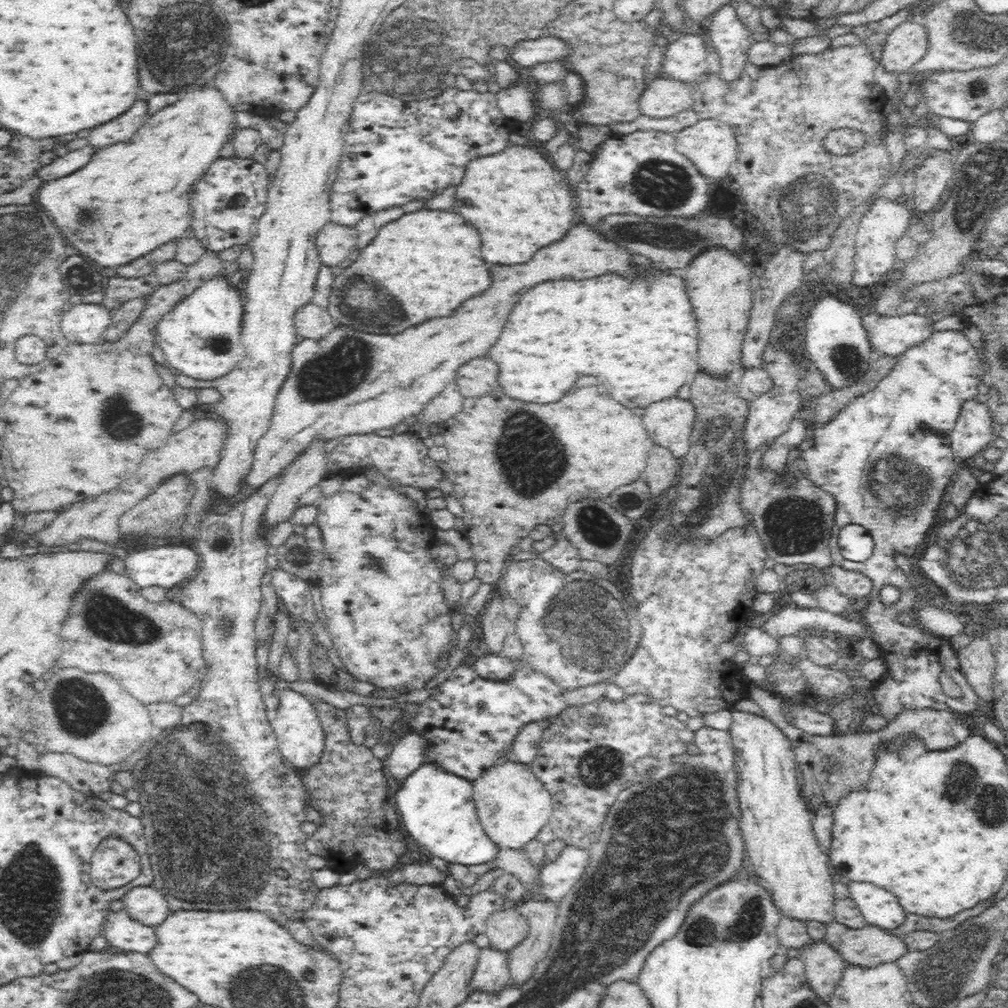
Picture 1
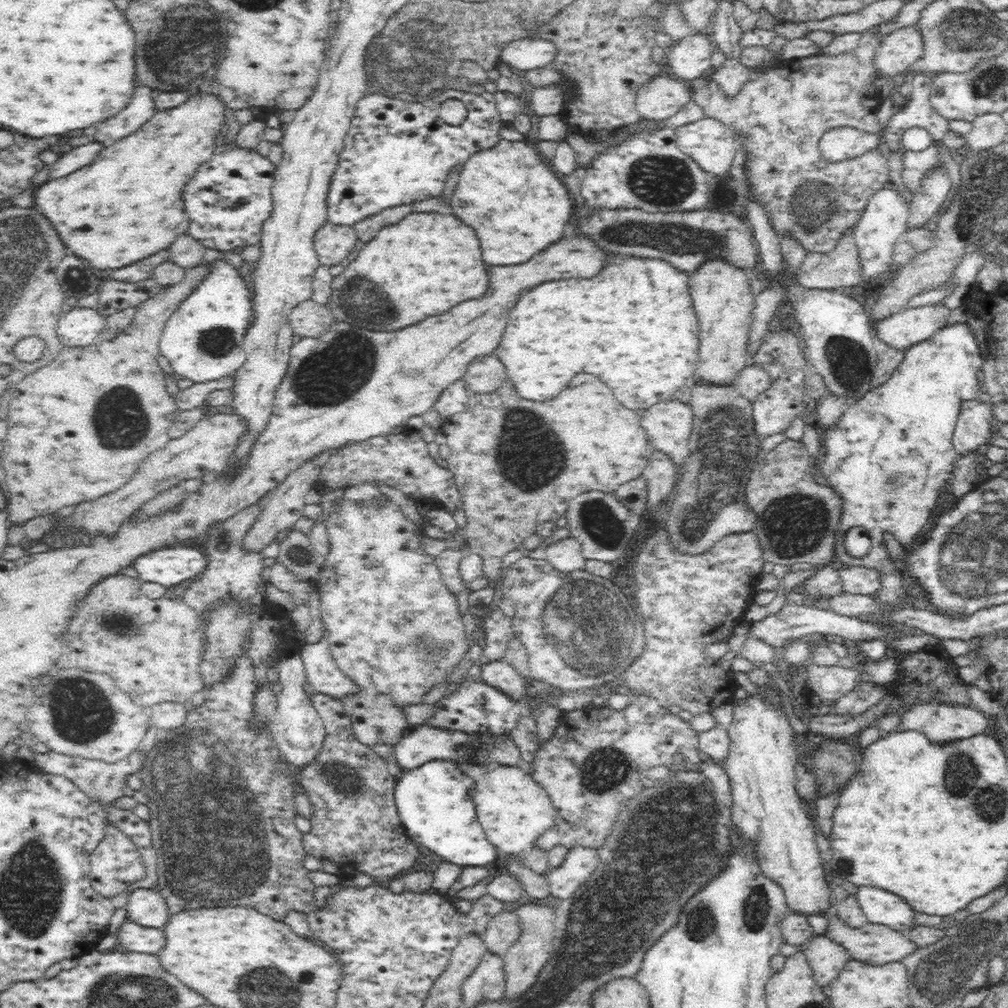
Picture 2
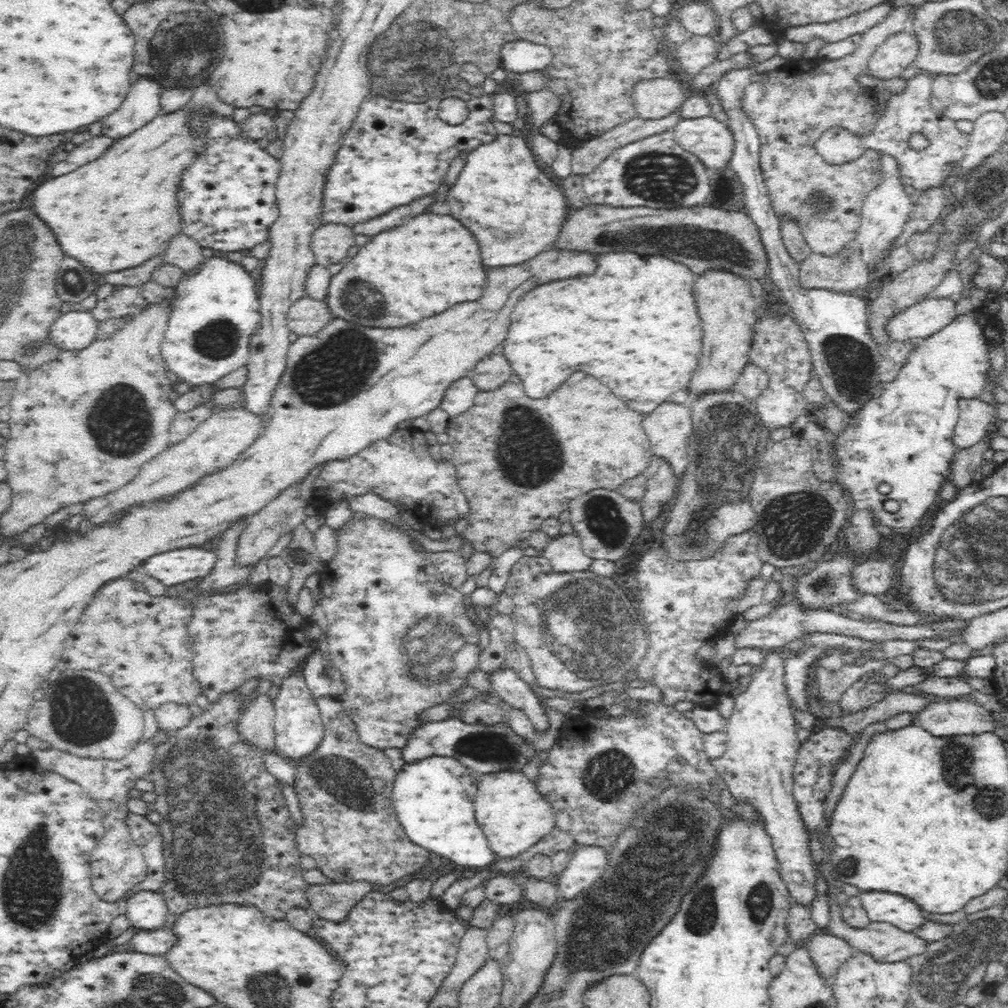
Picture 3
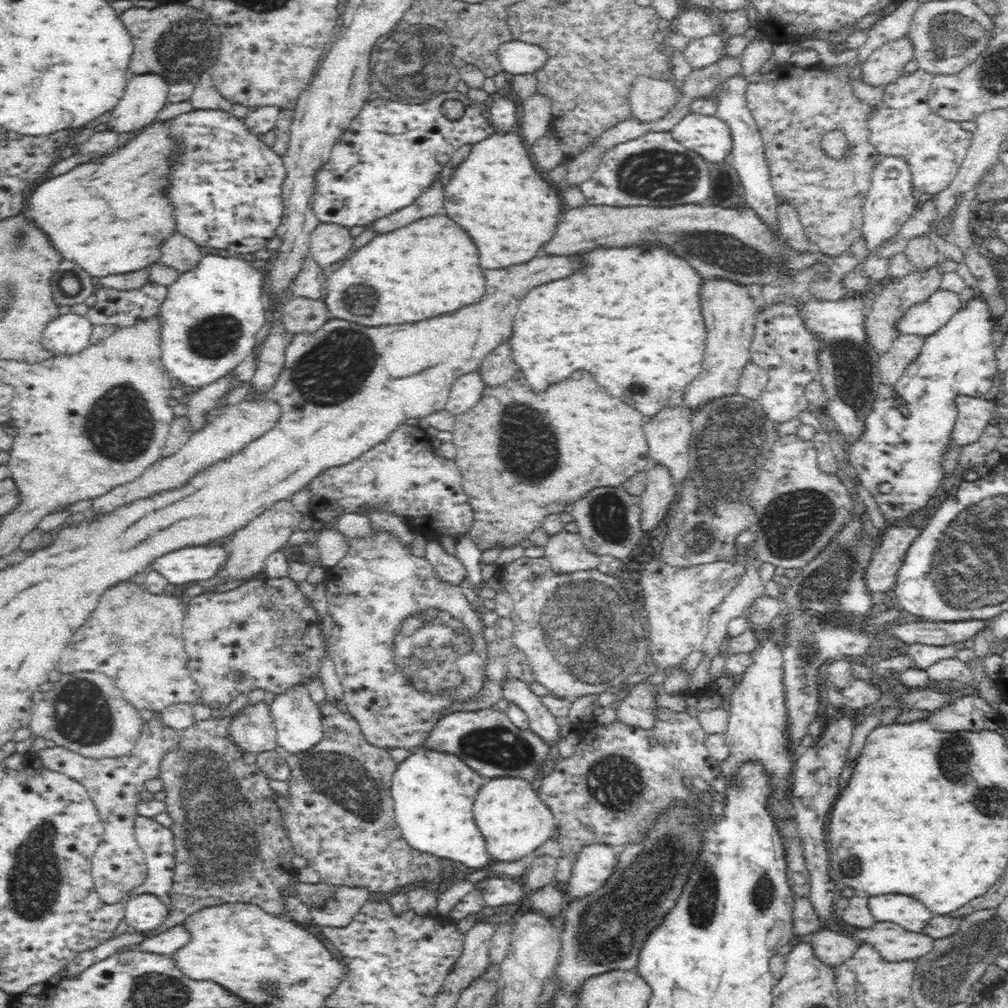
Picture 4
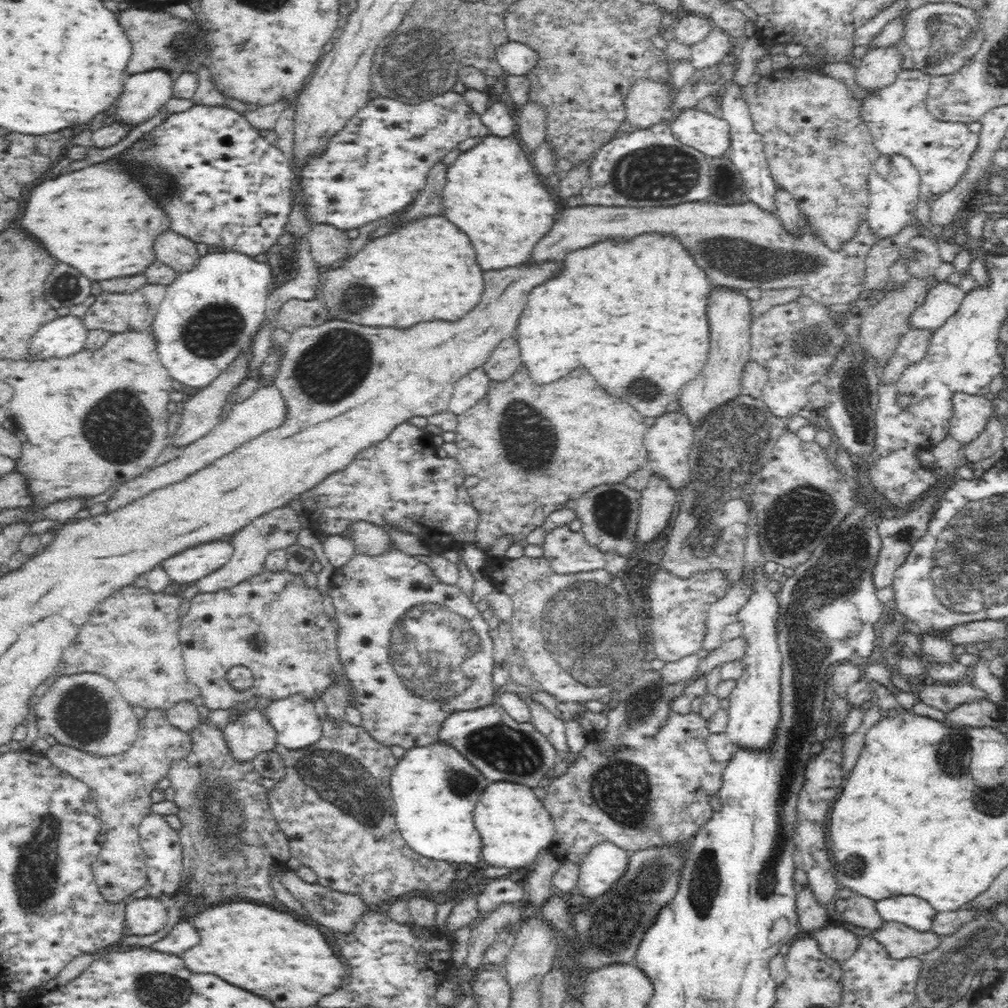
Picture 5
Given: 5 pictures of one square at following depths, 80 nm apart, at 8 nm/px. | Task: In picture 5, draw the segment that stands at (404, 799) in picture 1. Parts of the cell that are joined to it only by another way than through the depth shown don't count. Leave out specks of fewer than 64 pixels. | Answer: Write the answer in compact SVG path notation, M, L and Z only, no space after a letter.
M434 742L426 746L416 746L407 750L405 755L397 760L390 776L389 790L392 802L396 808L396 828L406 845L420 857L430 860L446 861L448 864L482 865L482 840L480 833L472 824L472 810L482 794L482 790L490 784L486 778L469 760L466 760L453 746L446 742Z

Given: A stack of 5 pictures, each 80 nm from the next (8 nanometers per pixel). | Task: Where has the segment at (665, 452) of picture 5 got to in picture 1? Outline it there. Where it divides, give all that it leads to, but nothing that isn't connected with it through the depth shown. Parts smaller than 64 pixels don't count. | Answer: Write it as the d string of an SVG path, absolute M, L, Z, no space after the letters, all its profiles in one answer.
M668 398L644 408L644 424L648 434L658 446L668 448L676 459L681 460L689 452L694 404L682 398Z

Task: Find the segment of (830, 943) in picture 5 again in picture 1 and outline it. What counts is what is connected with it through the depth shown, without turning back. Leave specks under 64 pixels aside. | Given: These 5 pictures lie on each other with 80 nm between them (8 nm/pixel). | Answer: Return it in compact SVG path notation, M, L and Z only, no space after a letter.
M824 940L807 944L801 949L800 957L805 964L807 983L820 999L827 1002L847 963Z

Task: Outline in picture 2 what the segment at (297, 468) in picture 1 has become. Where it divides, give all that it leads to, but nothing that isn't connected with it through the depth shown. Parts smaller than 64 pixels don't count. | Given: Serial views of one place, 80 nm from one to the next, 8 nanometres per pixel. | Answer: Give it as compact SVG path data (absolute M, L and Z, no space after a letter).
M312 458L310 462L302 464L298 470L294 470L290 476L286 476L286 480L282 482L282 486L274 488L262 502L262 510L260 514L256 516L252 528L246 532L244 540L242 540L242 547L246 551L262 551L266 548L275 536L285 530L294 527L294 524L300 516L303 516L304 496L316 485L316 480L318 480L318 474L320 474L320 466L316 462L315 458Z

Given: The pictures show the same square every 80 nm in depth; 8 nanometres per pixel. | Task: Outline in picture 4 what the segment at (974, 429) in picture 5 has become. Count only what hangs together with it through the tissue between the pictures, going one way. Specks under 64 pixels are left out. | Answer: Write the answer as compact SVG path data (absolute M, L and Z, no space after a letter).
M958 396L956 398L957 418L952 428L951 440L960 447L976 442L982 432L990 425L990 419L996 413L996 404L984 397L972 398L971 396Z

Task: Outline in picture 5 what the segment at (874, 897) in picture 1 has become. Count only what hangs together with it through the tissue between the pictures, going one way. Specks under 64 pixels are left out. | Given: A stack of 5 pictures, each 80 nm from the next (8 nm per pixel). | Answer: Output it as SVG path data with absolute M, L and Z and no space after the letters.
M904 896L875 901L878 914L887 922L899 922L918 931L928 931L936 916L936 910L923 898Z

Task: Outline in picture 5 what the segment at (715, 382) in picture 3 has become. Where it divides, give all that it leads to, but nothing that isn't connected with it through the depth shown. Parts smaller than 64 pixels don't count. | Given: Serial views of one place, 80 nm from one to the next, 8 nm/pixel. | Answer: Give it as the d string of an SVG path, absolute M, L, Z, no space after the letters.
M722 287L711 288L708 310L706 310L708 322L710 322L710 356L708 356L704 372L698 378L694 378L684 388L684 394L682 394L682 410L696 427L702 420L705 421L705 418L709 417L714 409L733 398L742 396L743 369L751 360L750 324L754 317L750 301L737 290Z

